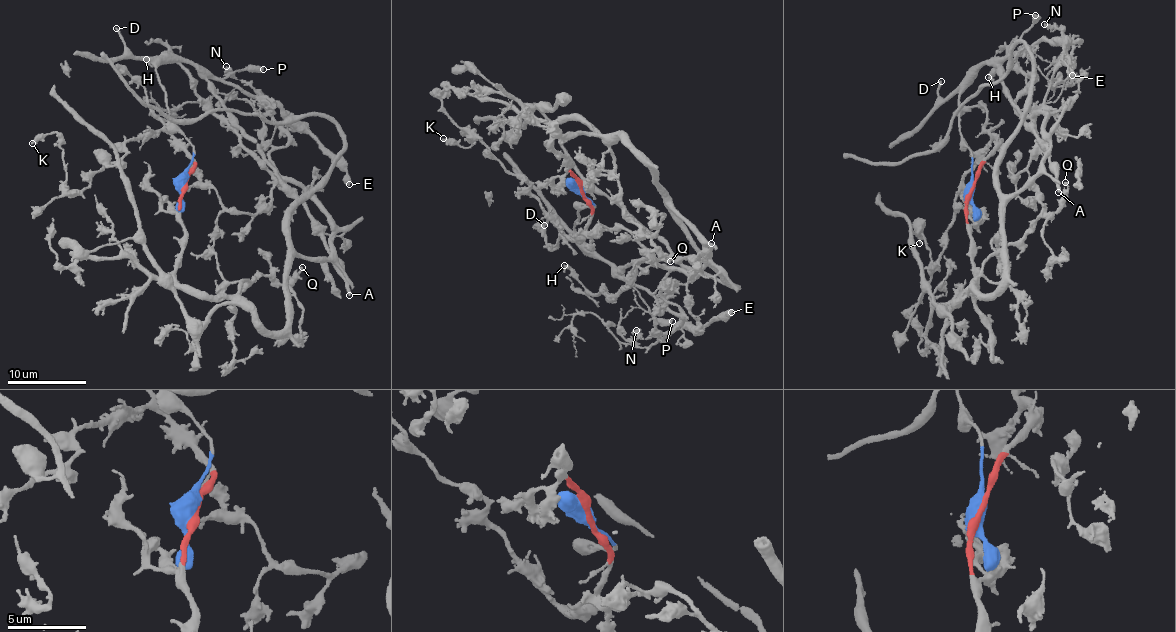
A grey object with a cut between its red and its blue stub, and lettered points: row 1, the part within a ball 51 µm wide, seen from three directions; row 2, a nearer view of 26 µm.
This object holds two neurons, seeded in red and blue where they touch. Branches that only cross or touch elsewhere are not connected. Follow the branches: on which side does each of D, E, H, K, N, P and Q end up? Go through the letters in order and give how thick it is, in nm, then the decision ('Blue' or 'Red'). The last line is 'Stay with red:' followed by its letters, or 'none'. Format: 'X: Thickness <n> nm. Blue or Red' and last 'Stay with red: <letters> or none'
D: Thickness 240 nm. Blue
E: Thickness 460 nm. Blue
H: Thickness 280 nm. Red
K: Thickness 360 nm. Red
N: Thickness 280 nm. Red
P: Thickness 440 nm. Blue
Q: Thickness 220 nm. Red
Stay with red: H, K, N, Q

